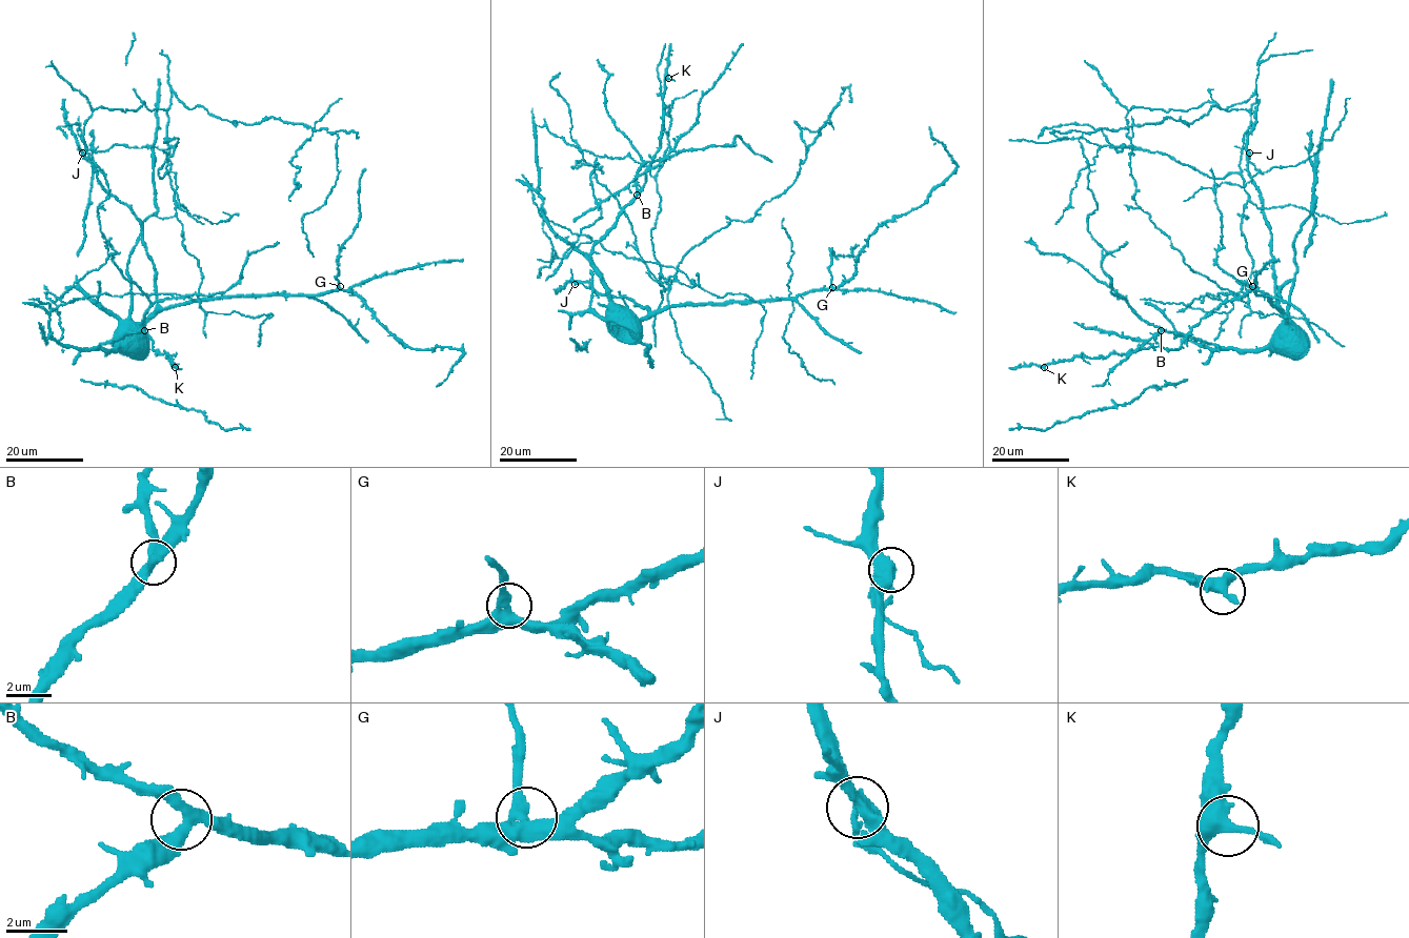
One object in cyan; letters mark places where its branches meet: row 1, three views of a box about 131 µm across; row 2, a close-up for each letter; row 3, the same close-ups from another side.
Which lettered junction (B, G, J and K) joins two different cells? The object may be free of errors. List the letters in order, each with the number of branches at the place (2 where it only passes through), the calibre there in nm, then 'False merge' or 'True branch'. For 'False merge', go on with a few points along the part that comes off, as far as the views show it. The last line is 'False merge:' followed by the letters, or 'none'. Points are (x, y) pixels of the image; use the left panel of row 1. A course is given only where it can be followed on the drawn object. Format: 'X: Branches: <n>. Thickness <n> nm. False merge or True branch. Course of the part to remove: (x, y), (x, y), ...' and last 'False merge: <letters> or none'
B: Branches: 3. Thickness 380 nm. True branch
G: Branches: 3. Thickness 360 nm. True branch
J: Branches: 3. Thickness 400 nm. False merge. Course of the part to remove: (81, 153), (81, 157), (105, 174)
K: Branches: 3. Thickness 400 nm. True branch
False merge: J

